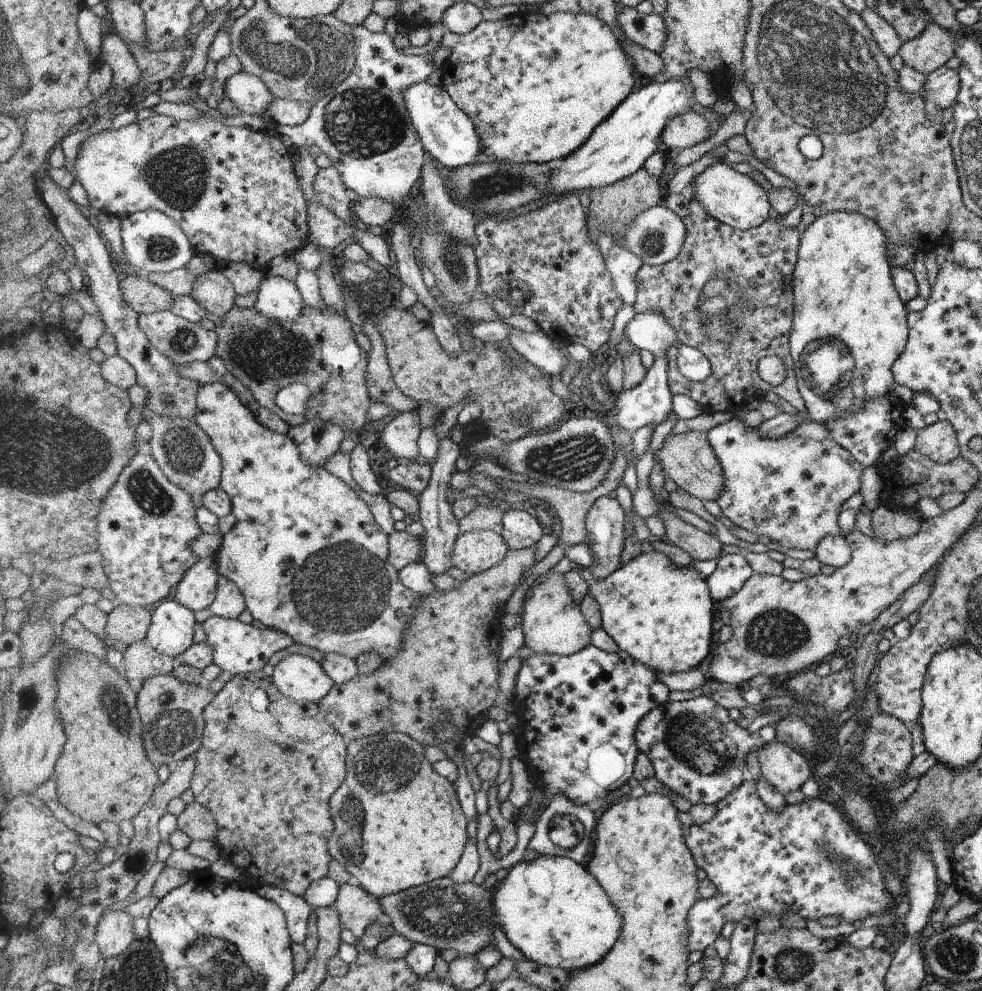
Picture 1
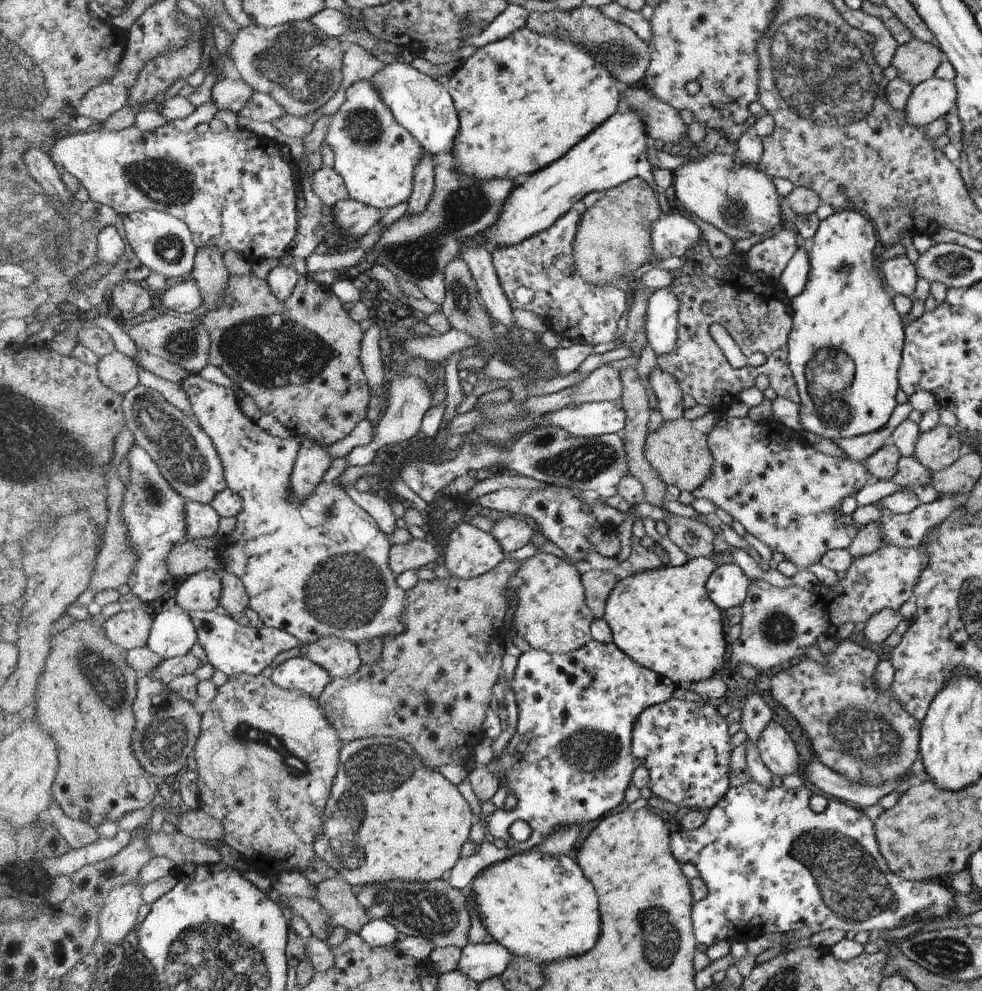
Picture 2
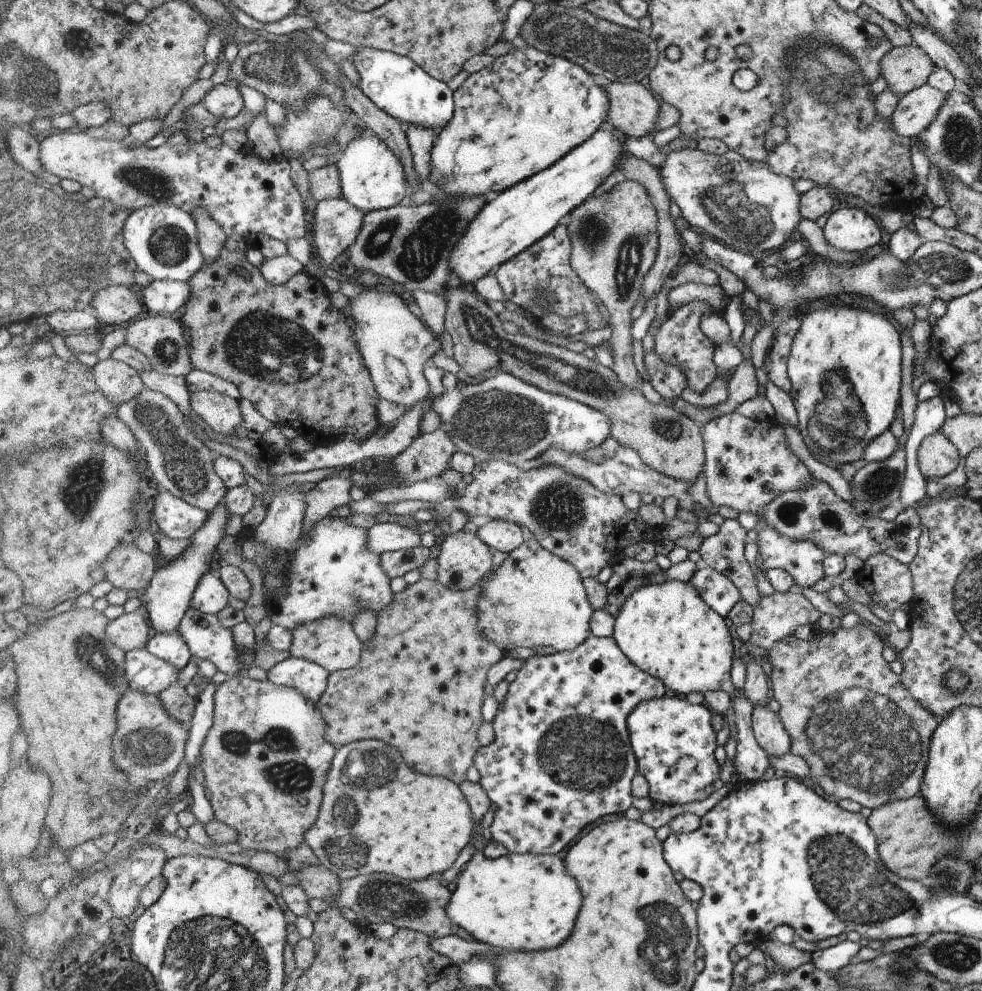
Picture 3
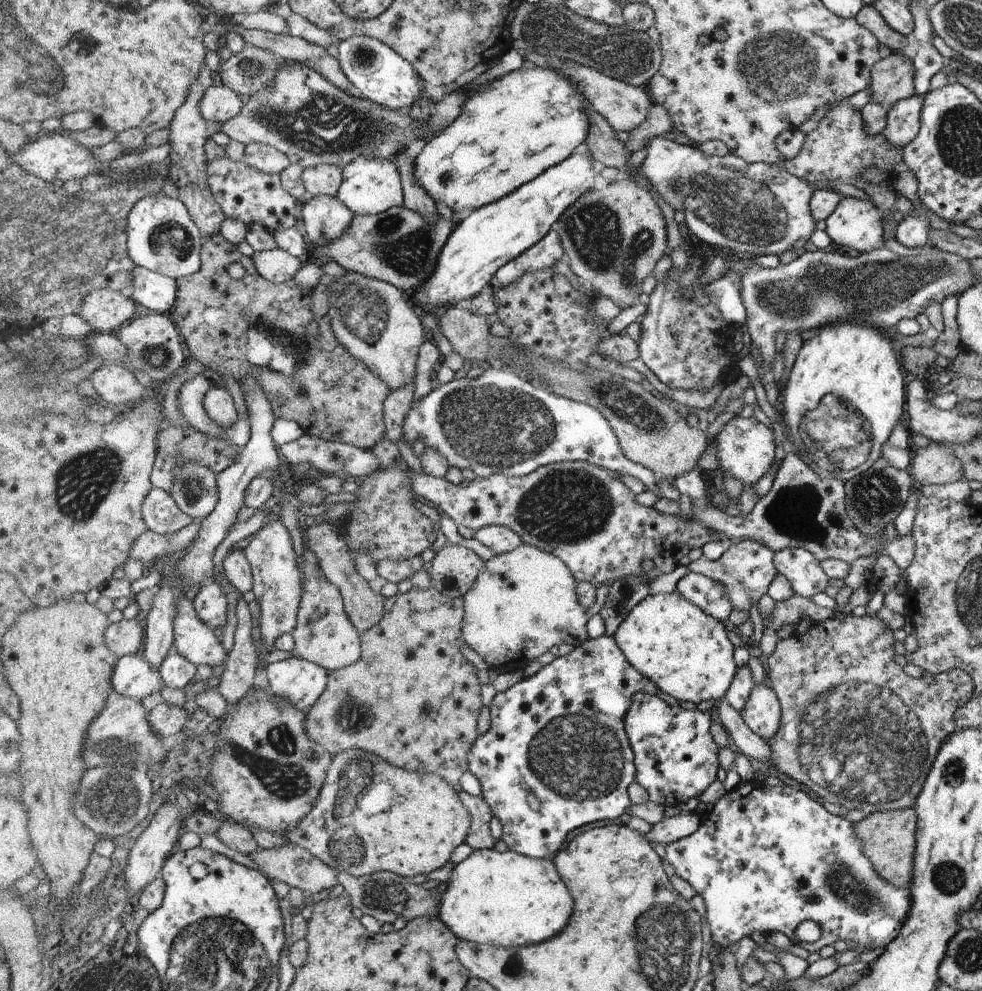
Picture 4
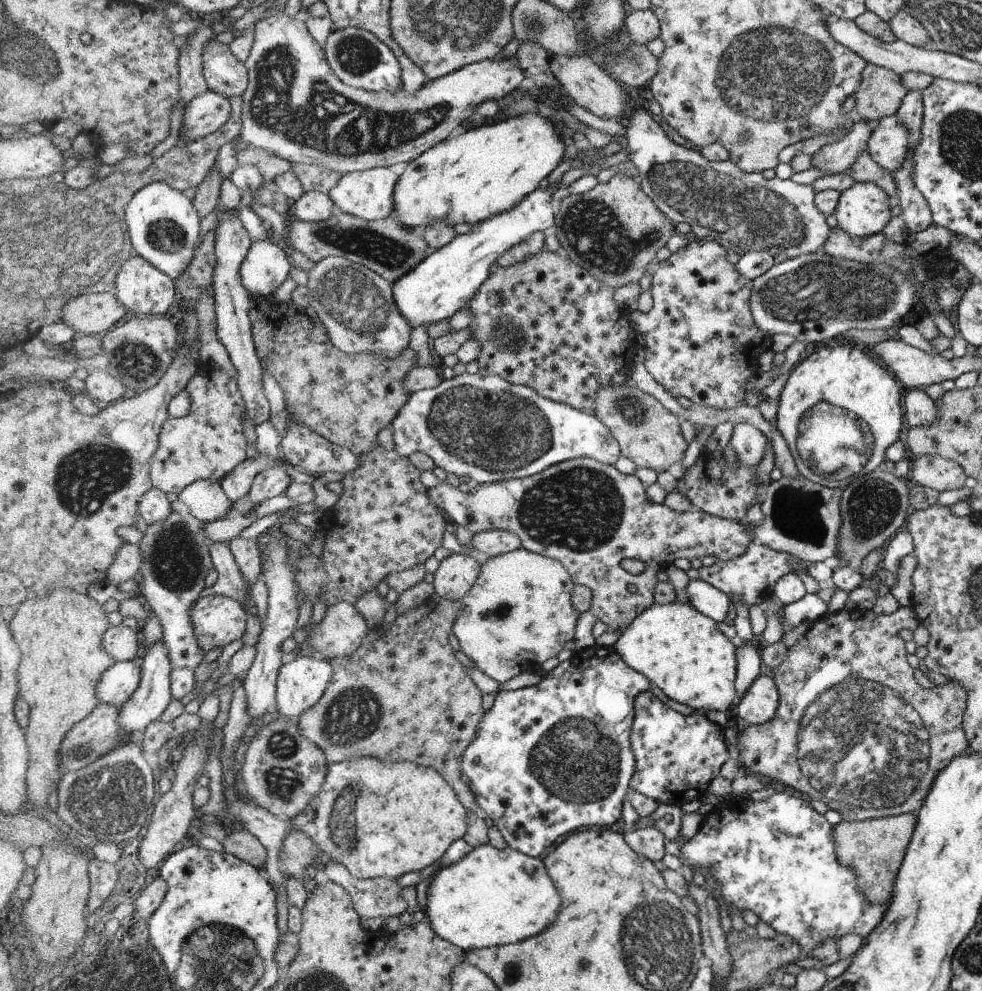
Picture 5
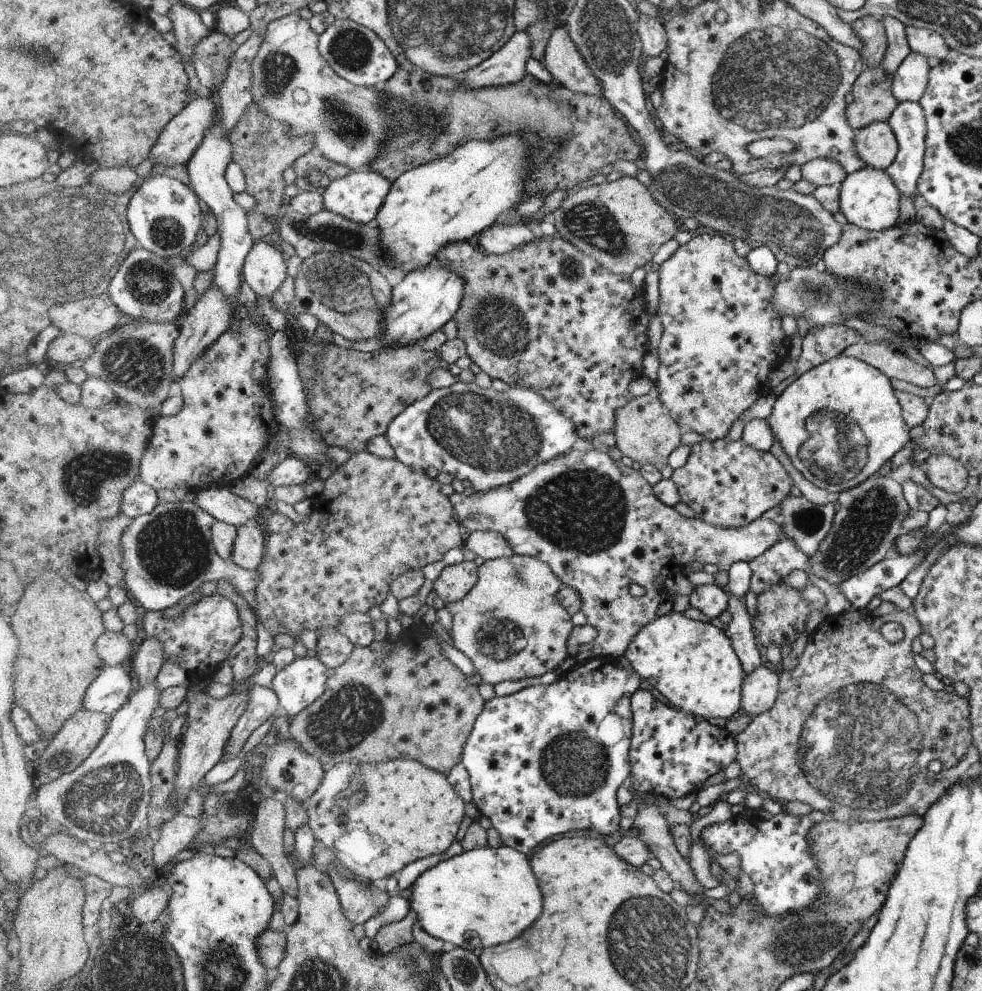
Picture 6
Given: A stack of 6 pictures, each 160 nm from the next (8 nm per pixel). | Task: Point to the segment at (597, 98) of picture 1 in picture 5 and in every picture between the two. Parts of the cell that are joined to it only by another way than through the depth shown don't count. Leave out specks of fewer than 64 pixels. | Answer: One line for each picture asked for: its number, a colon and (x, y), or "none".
2: (524, 102)
3: (527, 110)
4: (515, 128)
5: (474, 174)

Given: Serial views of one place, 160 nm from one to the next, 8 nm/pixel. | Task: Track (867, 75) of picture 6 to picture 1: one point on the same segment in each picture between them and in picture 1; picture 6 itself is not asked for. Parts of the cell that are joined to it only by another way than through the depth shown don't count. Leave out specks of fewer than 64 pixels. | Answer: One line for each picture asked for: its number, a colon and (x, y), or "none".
1: (927, 53)
2: (916, 61)
3: (907, 68)
4: (892, 78)
5: (881, 92)

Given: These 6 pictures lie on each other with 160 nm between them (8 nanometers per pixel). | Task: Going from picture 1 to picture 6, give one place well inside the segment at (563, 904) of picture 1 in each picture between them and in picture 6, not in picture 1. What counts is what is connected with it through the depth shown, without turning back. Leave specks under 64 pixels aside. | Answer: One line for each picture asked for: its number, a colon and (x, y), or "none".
2: (542, 906)
3: (527, 902)
4: (506, 899)
5: (491, 897)
6: (485, 897)

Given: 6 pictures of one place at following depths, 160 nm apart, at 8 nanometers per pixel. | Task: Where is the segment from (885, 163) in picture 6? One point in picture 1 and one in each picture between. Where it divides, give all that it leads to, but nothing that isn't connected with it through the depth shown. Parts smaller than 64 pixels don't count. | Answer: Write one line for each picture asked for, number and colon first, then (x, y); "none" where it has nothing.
1: (941, 89)
2: (934, 98)
3: (917, 110)
4: (904, 118)
5: (887, 144)

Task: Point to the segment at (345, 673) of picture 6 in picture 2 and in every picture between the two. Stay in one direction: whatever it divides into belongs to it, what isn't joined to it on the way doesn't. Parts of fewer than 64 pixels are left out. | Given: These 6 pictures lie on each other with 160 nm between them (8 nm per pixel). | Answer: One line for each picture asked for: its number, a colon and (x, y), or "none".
2: (431, 686)
3: (419, 686)
4: (412, 699)
5: (402, 695)

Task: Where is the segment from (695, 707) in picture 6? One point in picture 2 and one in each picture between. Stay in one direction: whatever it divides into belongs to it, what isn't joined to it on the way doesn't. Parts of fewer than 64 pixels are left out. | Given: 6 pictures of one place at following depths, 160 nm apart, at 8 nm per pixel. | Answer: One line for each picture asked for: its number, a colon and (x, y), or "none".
2: (664, 619)
3: (668, 630)
4: (683, 649)
5: (681, 650)

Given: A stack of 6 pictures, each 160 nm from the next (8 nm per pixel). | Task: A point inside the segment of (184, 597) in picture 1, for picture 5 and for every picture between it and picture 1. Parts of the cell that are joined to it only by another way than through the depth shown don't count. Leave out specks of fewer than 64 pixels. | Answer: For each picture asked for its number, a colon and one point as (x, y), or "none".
2: (201, 592)
3: (211, 597)
4: (211, 602)
5: (219, 620)

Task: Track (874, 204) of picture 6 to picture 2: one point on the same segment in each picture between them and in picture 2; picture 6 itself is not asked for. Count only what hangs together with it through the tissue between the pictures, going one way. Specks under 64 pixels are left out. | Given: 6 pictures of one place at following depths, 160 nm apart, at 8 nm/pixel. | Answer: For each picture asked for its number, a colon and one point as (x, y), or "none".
2: (844, 348)
3: (849, 229)
4: (855, 223)
5: (863, 209)

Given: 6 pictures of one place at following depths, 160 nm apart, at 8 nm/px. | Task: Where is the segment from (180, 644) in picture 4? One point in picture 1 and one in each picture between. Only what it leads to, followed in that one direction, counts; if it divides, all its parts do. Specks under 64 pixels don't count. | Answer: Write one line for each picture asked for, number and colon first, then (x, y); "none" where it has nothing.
1: (240, 648)
2: (232, 648)
3: (208, 639)

